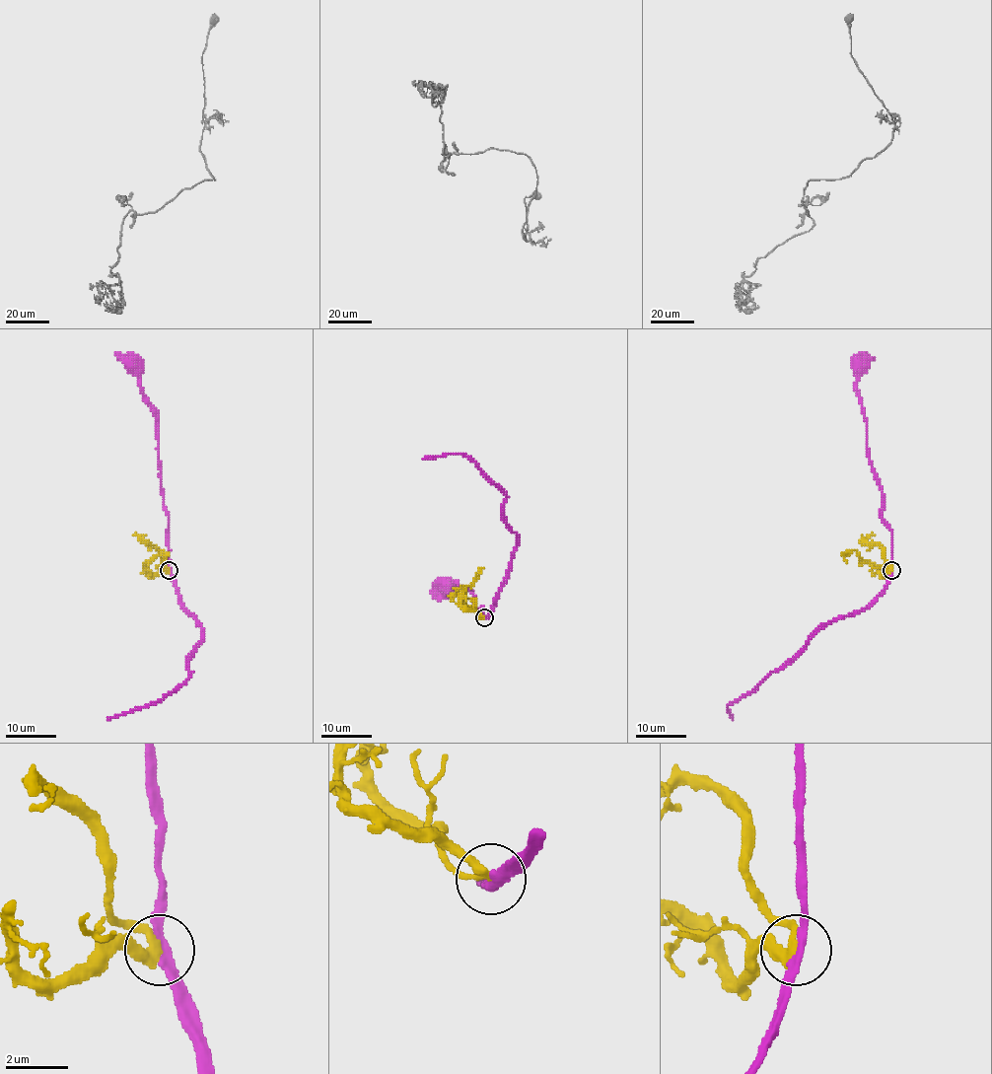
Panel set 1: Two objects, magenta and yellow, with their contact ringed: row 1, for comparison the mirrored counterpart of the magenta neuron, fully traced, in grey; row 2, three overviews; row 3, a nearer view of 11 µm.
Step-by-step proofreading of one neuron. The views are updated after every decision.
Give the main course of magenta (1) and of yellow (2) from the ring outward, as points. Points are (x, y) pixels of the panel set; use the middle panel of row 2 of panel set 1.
1: (484, 617), (481, 608), (479, 610), (475, 607), (468, 590), (458, 584), (450, 588)
2: (484, 617), (465, 608), (460, 603), (463, 590), (479, 573)

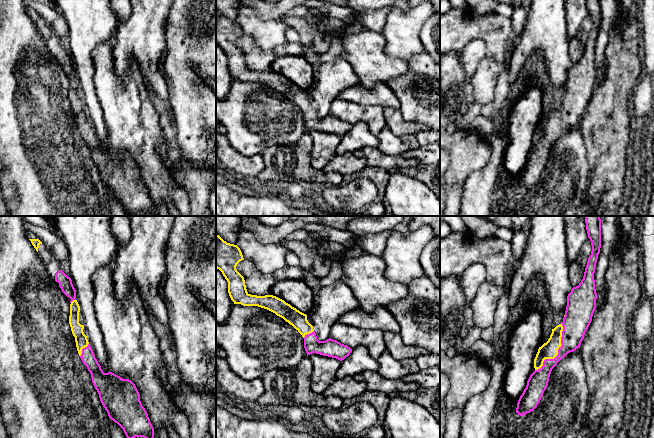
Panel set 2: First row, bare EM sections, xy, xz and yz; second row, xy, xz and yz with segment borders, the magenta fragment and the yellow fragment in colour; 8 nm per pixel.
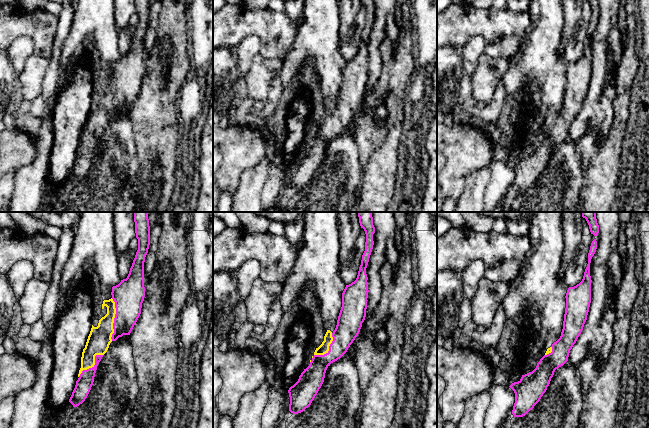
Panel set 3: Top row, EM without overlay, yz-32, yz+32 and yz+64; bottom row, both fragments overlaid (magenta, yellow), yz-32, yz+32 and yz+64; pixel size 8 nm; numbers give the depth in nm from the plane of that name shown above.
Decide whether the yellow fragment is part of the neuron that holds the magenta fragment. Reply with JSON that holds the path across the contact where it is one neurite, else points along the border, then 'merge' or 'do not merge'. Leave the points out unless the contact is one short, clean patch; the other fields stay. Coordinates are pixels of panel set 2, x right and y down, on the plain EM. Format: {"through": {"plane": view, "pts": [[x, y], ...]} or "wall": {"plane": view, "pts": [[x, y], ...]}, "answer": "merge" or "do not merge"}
{"answer": "merge"}

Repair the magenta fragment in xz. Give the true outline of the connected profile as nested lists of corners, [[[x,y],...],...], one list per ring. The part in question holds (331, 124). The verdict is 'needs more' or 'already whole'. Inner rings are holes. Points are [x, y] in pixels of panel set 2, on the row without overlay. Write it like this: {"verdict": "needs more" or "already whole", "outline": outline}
{"verdict": "needs more", "outline": [[[216,10],[216,44],[228,58],[228,69],[234,80],[258,82],[267,85],[292,101],[304,114],[307,132],[316,129],[336,134],[340,137],[350,131],[352,125],[331,114],[319,117],[307,91],[300,88],[284,76],[273,72],[257,72],[247,68],[244,53],[237,47],[237,40],[244,36],[237,21],[227,19]]]}

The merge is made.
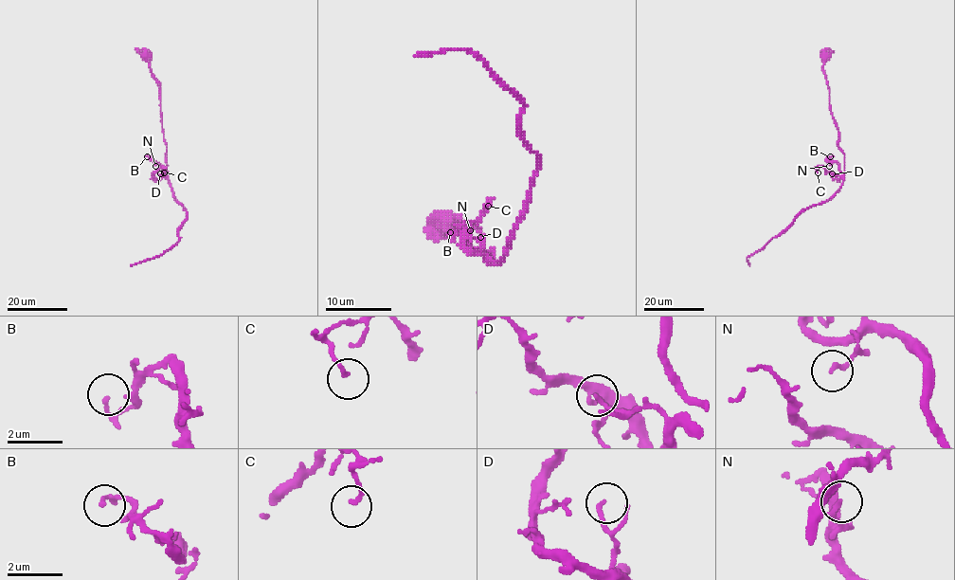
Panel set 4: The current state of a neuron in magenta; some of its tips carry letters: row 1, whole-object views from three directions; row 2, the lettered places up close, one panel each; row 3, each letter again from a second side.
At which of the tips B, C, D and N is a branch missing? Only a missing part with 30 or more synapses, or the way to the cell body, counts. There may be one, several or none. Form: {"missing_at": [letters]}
{"missing_at": []}

